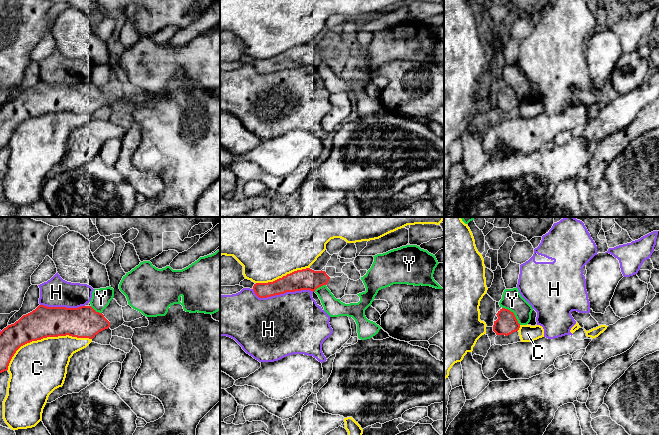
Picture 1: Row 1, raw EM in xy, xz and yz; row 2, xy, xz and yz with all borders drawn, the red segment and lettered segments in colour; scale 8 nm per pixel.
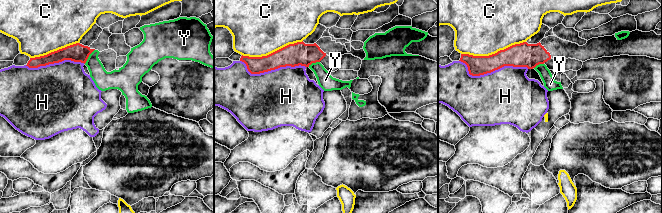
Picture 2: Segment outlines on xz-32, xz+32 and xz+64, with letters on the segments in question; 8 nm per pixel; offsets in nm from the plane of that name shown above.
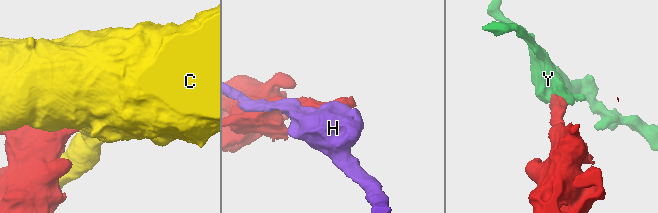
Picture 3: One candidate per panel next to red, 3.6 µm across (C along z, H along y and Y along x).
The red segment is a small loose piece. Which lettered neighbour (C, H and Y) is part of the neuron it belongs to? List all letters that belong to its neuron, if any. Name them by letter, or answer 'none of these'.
none of these

